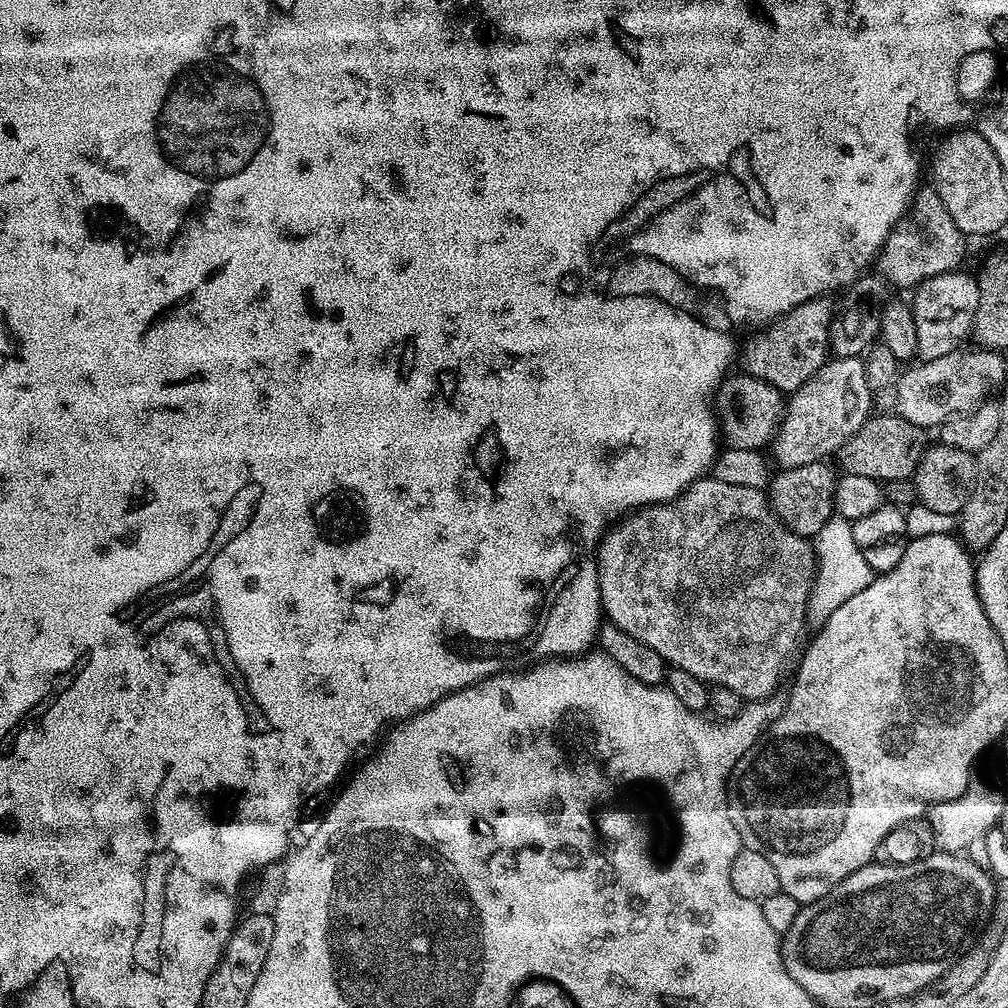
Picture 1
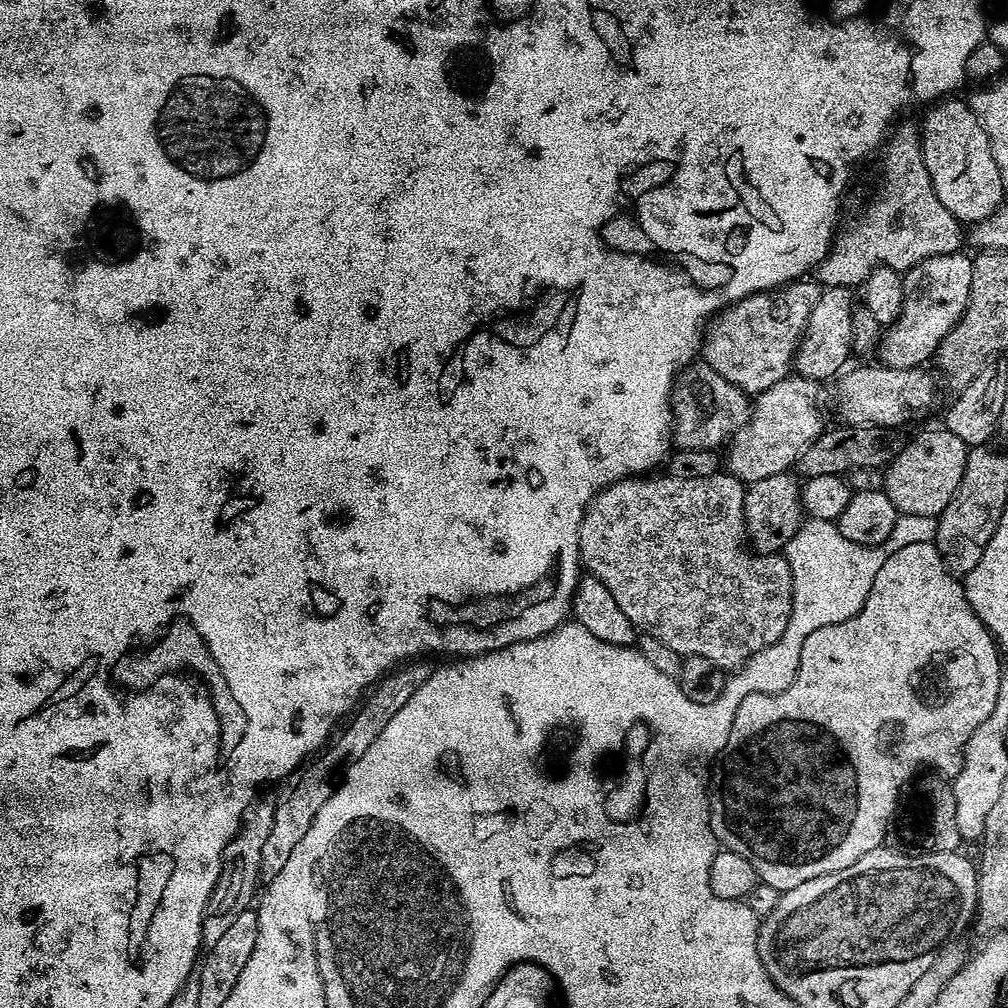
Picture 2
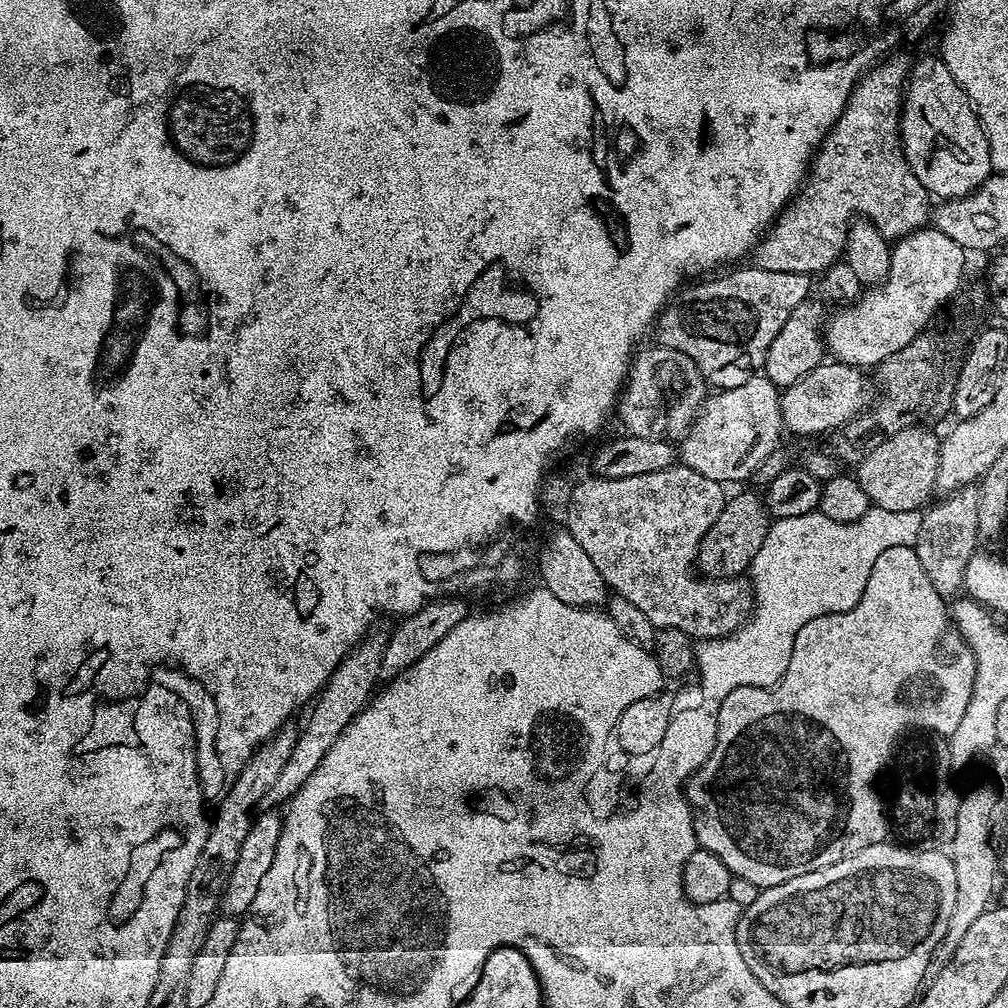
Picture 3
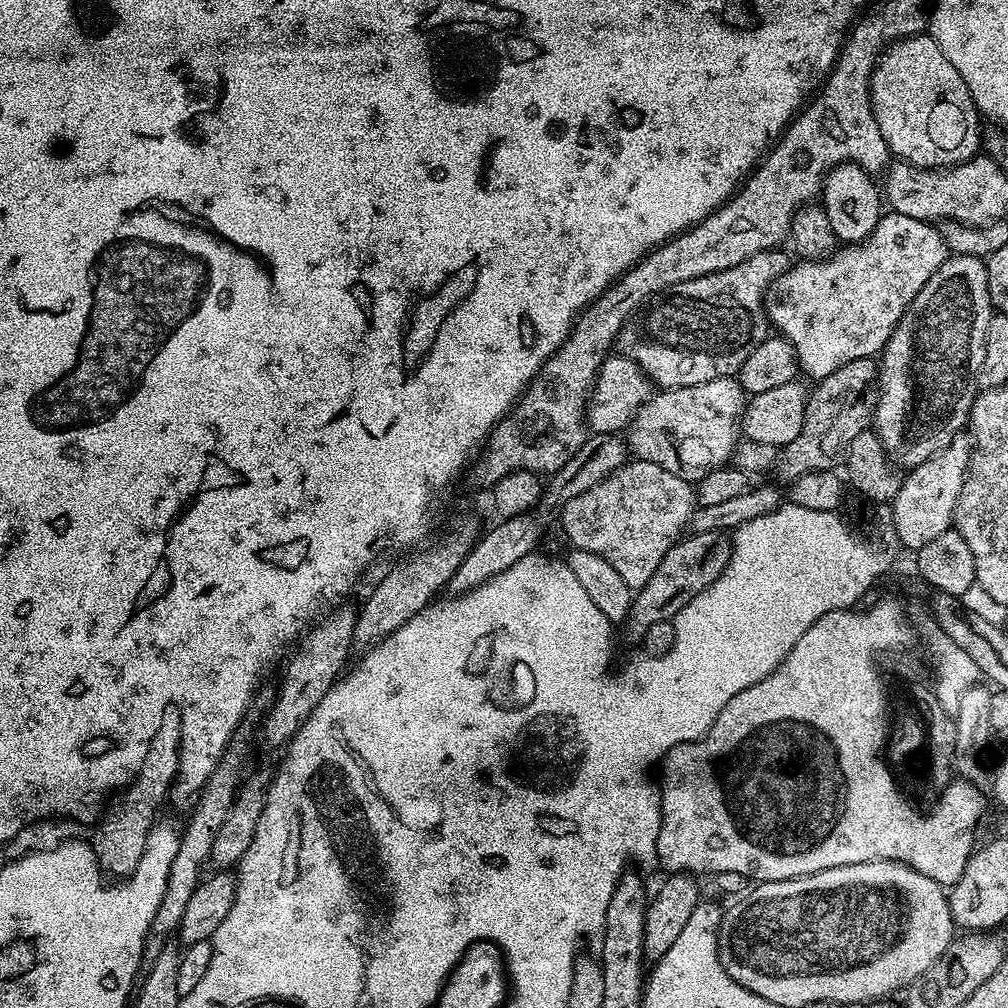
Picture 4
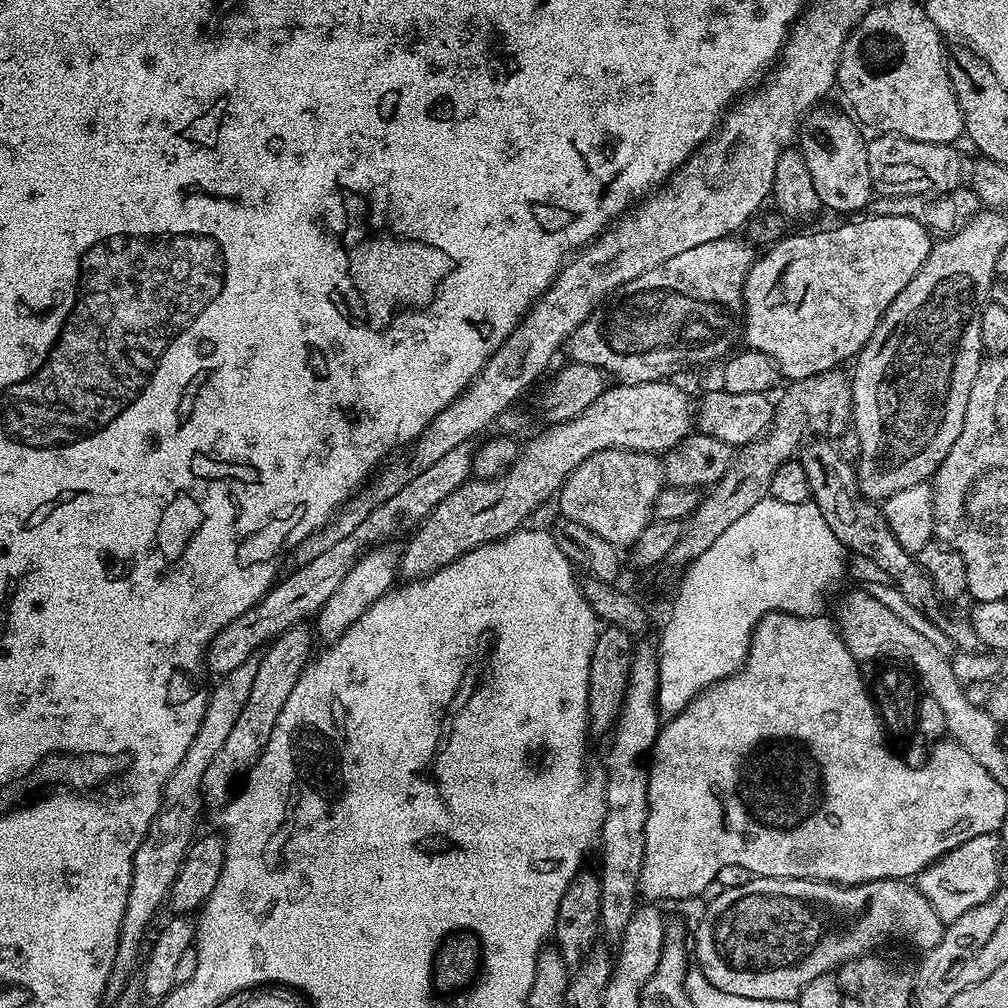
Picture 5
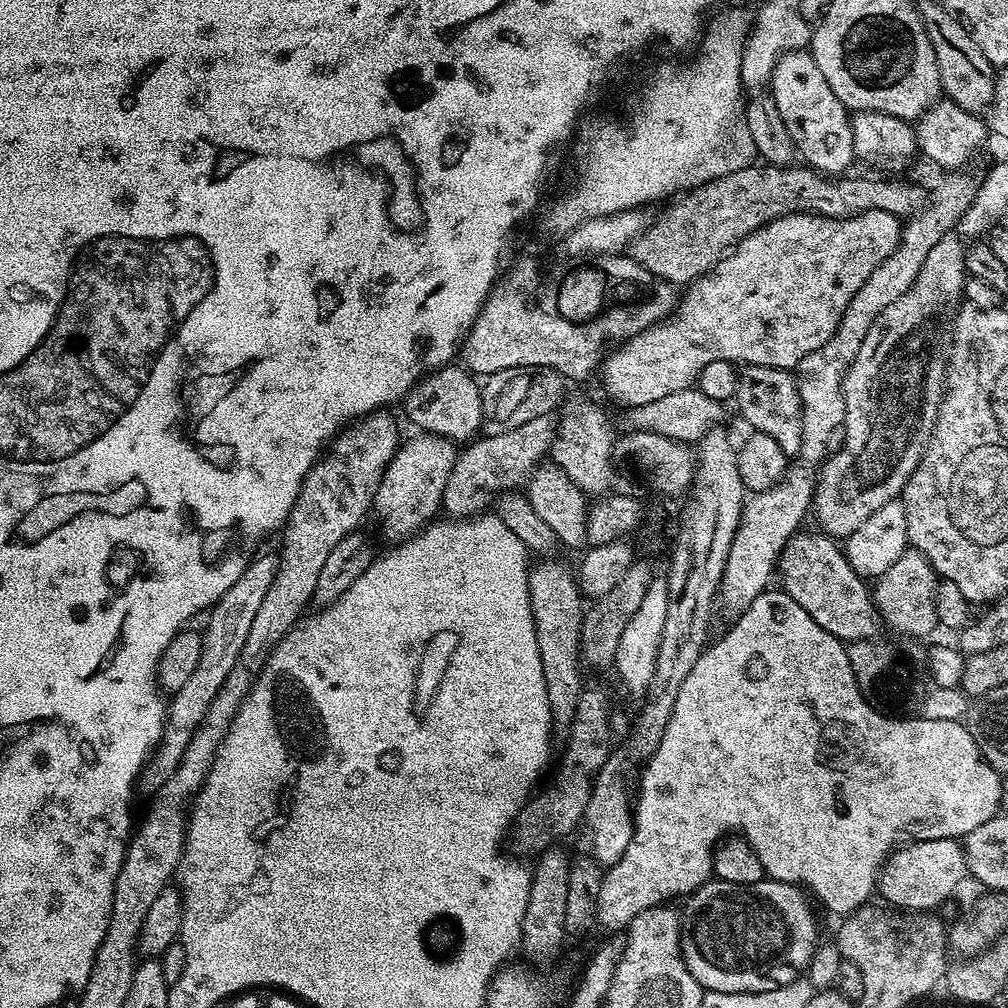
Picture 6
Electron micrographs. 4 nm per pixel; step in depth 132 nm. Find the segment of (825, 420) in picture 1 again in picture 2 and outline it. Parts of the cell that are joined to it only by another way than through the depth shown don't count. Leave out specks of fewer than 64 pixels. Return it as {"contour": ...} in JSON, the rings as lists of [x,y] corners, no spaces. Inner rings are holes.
{"contour":[[[789,374],[786,378],[782,378],[782,382],[774,382],[770,390],[759,393],[751,401],[752,412],[747,422],[733,434],[731,440],[727,441],[727,471],[738,477],[745,485],[758,482],[758,478],[770,478],[770,474],[789,471],[795,465],[796,459],[808,449],[810,442],[814,442],[819,438],[820,433],[825,431],[826,423],[824,424],[824,416],[820,413],[820,388],[821,385],[815,380]]]}

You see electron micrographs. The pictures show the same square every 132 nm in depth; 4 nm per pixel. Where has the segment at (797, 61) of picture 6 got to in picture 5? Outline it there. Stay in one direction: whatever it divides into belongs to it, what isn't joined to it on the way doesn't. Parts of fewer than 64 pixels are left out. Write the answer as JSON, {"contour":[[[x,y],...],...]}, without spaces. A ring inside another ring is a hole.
{"contour":[[[824,107],[813,108],[801,120],[798,129],[798,151],[804,157],[811,181],[814,182],[818,198],[825,209],[829,208],[832,212],[863,213],[874,199],[870,148],[866,140],[864,144],[865,133],[851,115],[843,116],[832,108]]]}

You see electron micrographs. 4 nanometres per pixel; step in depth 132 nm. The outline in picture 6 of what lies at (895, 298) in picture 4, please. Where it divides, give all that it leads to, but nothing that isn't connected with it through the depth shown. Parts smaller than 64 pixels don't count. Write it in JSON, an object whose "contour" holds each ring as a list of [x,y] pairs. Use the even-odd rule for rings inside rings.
{"contour":[[[870,210],[841,220],[795,212],[789,216],[780,216],[776,220],[771,220],[769,224],[762,225],[746,238],[742,238],[739,244],[728,255],[723,256],[708,272],[687,285],[685,292],[688,293],[685,296],[683,293],[678,300],[678,314],[642,330],[642,334],[630,338],[626,343],[613,348],[608,353],[602,364],[605,394],[610,399],[617,400],[622,404],[621,406],[637,408],[646,402],[655,402],[657,398],[666,398],[666,394],[678,394],[678,390],[693,387],[699,381],[702,370],[706,370],[706,366],[710,366],[710,362],[718,362],[719,360],[730,360],[737,366],[753,364],[767,368],[795,369],[802,362],[802,358],[806,358],[806,354],[814,354],[814,350],[818,350],[818,346],[824,346],[838,330],[838,322],[842,318],[846,306],[850,306],[850,298],[854,298],[854,294],[858,294],[862,282],[866,282],[866,278],[870,278],[870,274],[874,274],[878,265],[898,246],[901,227],[901,217],[890,214],[886,210]]]}

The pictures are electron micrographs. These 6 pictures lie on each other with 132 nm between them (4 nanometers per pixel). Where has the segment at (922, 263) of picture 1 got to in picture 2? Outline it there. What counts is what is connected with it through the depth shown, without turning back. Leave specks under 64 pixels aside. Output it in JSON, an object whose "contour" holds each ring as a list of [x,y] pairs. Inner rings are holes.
{"contour":[[[912,124],[895,125],[894,131],[887,137],[886,149],[888,153],[880,164],[880,172],[884,175],[884,185],[876,192],[876,197],[864,208],[864,213],[857,218],[844,233],[832,241],[832,247],[825,254],[824,260],[816,265],[814,276],[824,288],[851,288],[863,285],[864,280],[875,268],[881,266],[893,268],[901,274],[913,268],[918,262],[926,258],[934,258],[938,254],[950,254],[961,251],[960,221],[938,202],[938,194],[934,194],[934,186],[930,182],[930,174],[924,165],[924,145],[921,133]]]}

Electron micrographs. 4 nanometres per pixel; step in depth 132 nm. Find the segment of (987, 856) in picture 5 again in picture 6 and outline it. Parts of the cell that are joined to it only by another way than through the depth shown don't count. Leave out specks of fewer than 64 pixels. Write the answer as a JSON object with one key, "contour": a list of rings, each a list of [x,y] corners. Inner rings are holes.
{"contour":[[[913,840],[897,847],[884,861],[878,877],[878,896],[896,910],[931,913],[955,894],[956,887],[966,880],[967,870],[960,840]]]}

